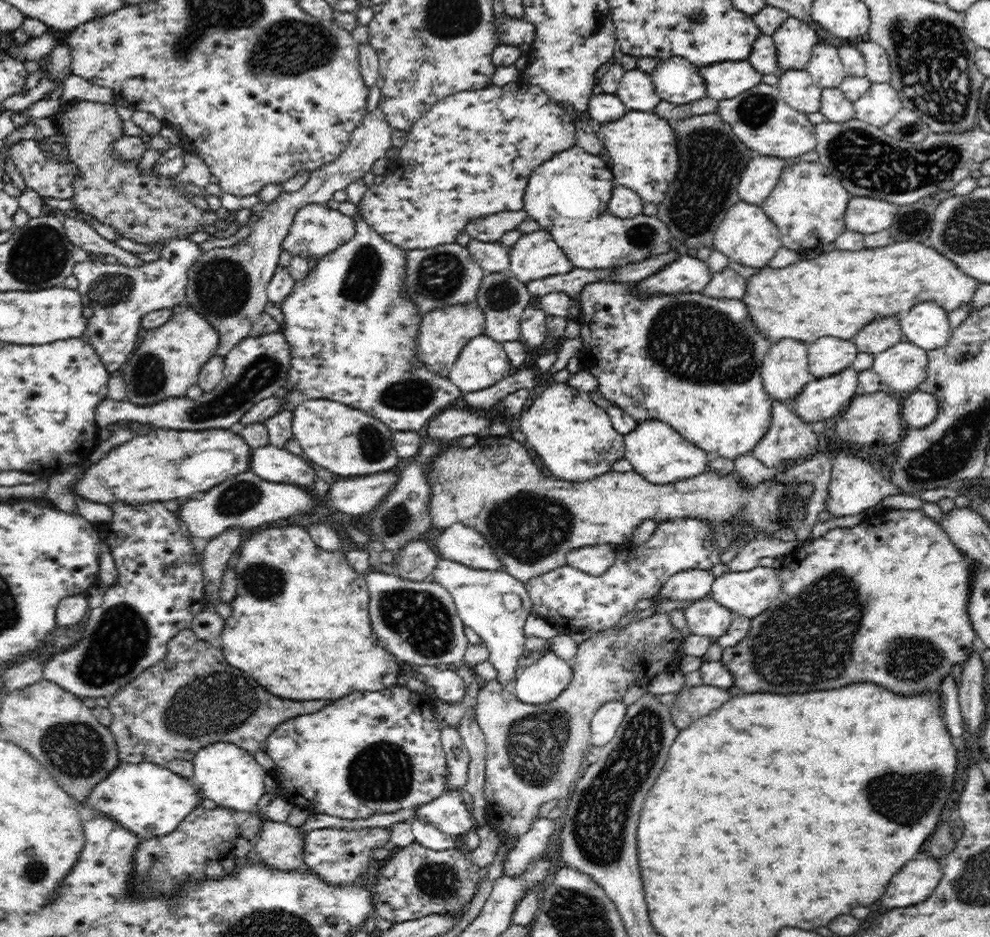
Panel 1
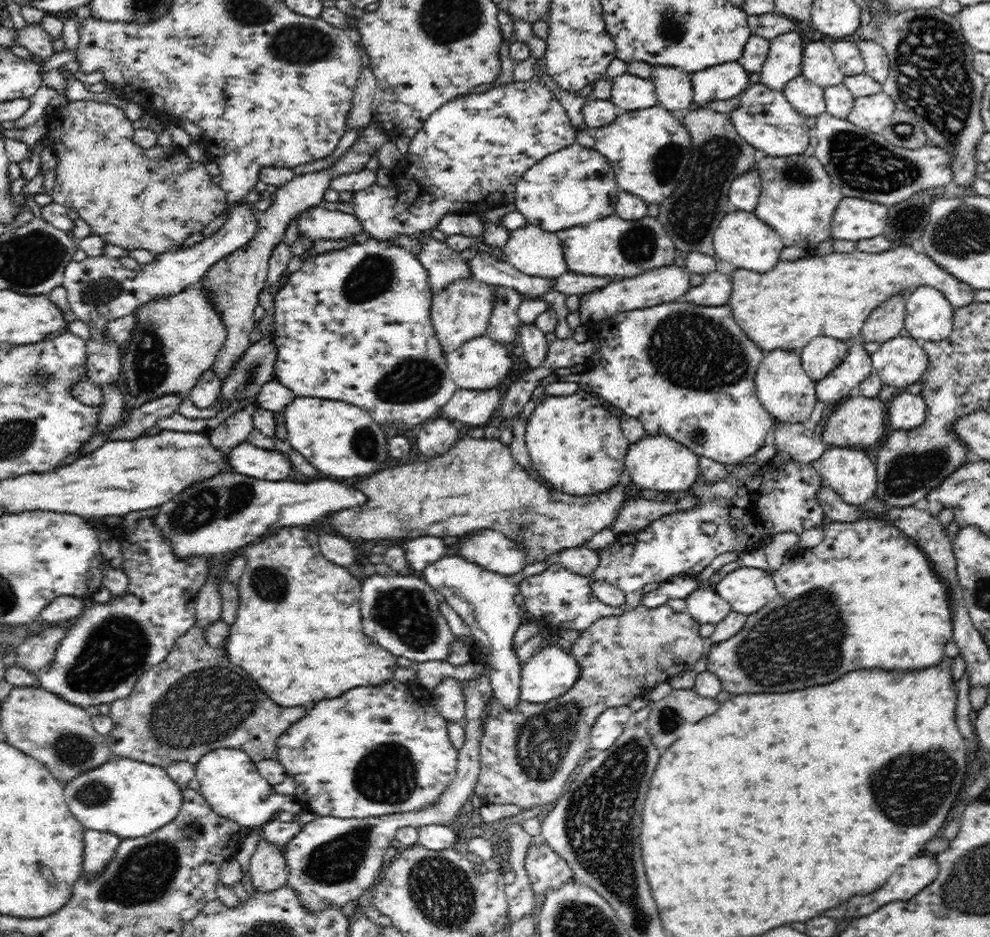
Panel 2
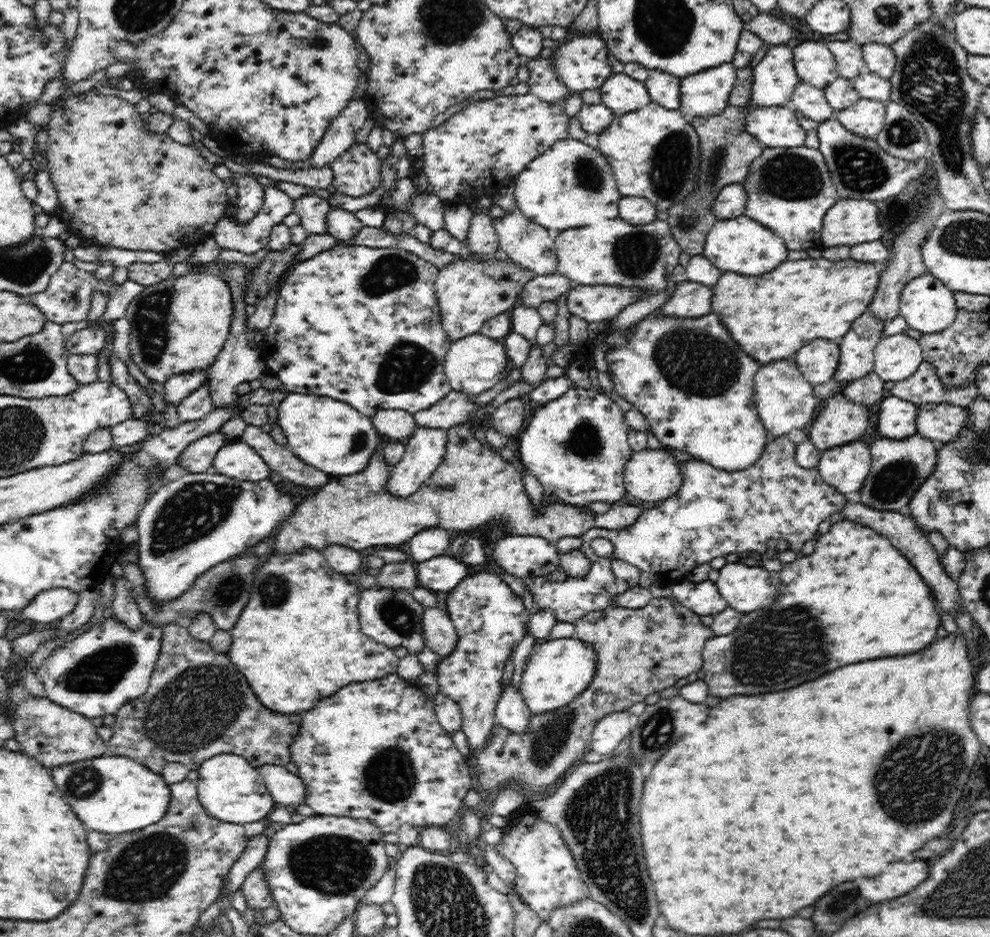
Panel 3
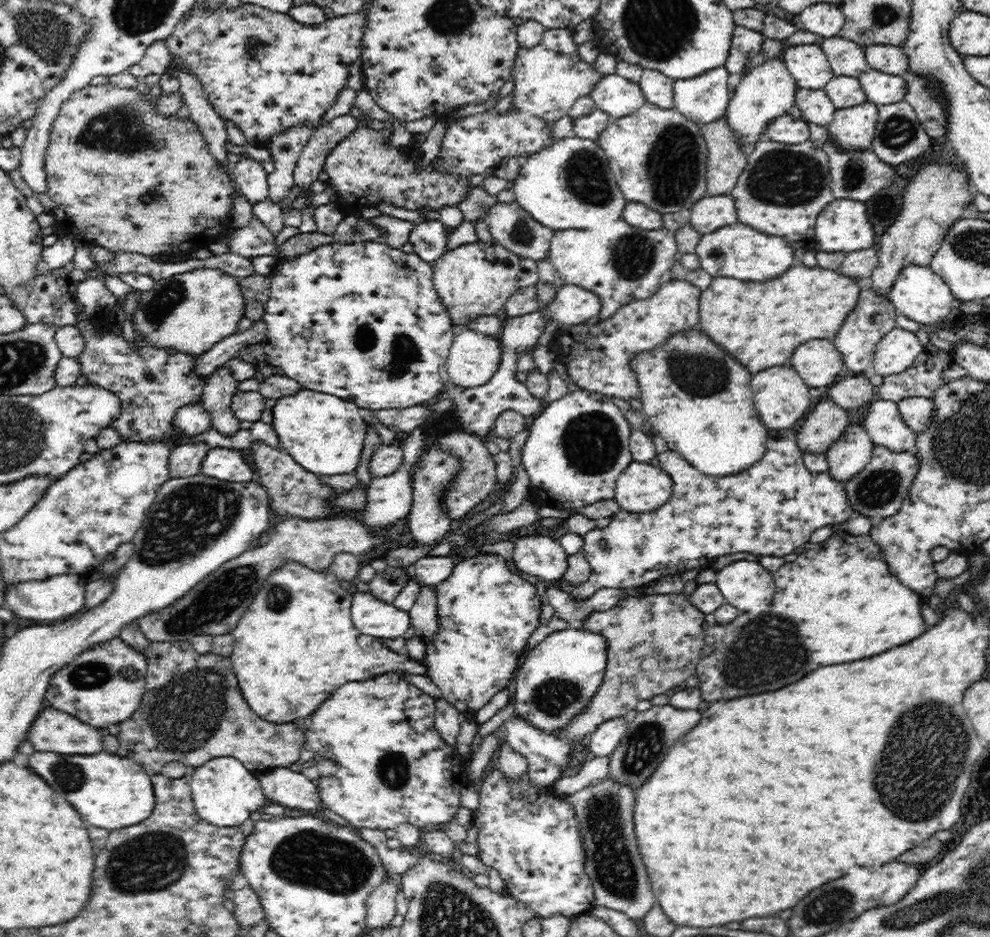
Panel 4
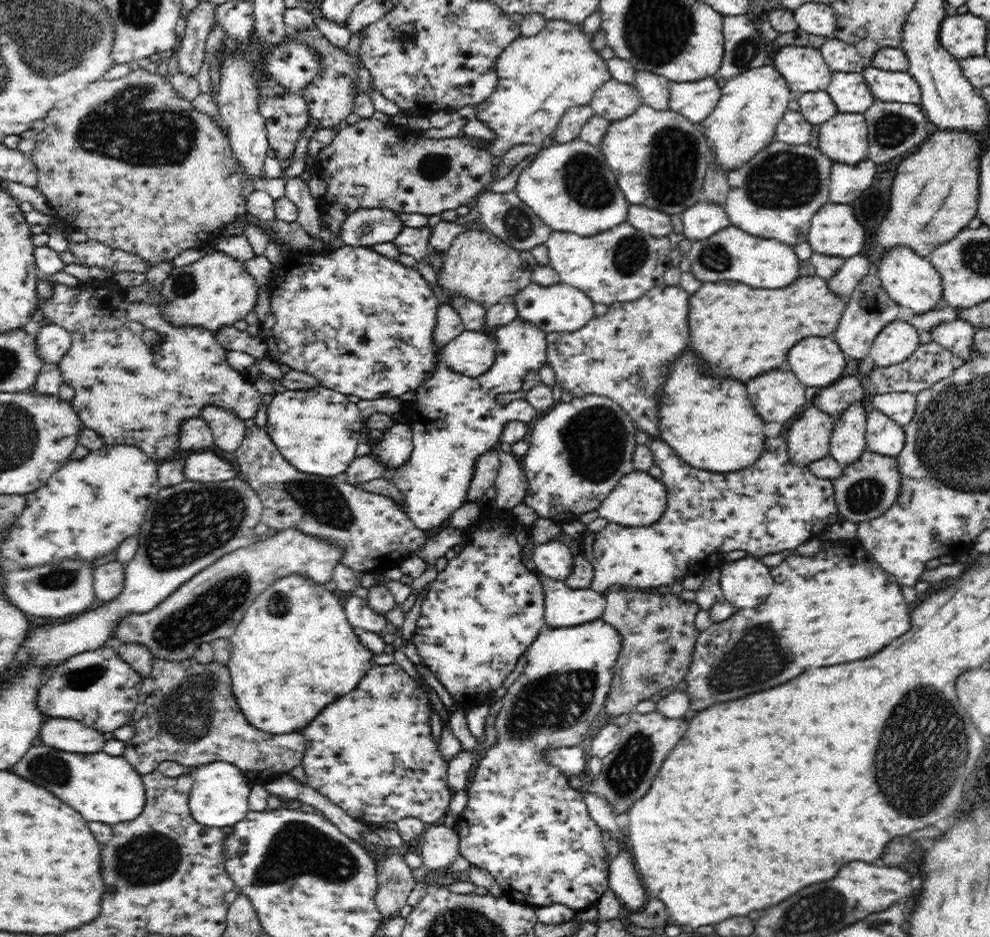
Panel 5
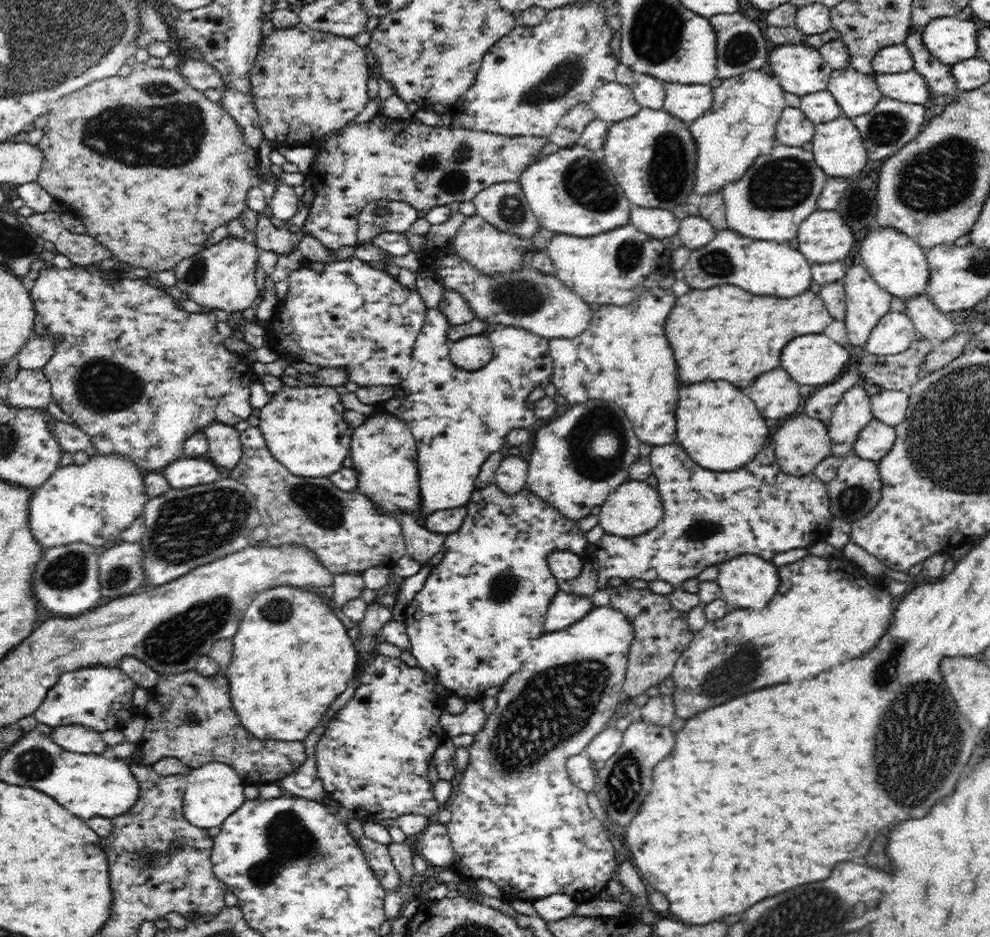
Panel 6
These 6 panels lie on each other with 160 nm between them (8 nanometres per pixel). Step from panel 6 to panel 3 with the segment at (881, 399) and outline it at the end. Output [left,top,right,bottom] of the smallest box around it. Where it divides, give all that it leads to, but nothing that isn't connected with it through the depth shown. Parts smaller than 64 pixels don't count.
[917,403,971,443]

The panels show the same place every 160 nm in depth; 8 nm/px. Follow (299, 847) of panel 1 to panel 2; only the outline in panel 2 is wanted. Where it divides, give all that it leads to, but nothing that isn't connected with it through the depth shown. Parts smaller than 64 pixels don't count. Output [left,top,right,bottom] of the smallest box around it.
[249,837,290,893]

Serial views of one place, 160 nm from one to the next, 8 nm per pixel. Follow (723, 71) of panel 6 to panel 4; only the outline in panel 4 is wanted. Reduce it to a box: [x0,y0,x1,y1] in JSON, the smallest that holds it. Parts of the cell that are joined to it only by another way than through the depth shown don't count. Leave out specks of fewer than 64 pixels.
[725,26,763,74]

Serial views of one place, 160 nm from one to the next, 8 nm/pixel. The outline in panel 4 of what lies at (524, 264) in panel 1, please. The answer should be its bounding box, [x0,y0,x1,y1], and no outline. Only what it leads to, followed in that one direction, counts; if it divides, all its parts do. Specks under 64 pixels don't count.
[484,203,555,262]

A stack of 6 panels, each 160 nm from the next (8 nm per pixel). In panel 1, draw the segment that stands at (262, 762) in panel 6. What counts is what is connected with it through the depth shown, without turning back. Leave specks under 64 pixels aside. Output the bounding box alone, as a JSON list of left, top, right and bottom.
[107,629,324,768]

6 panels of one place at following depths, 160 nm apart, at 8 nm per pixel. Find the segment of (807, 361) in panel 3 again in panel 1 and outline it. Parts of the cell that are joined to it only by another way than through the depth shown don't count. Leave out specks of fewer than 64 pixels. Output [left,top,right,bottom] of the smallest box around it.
[809,336,858,379]

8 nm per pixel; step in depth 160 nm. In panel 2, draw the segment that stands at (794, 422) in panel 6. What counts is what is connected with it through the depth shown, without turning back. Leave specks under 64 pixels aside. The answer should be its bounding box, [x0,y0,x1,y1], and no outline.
[823,393,886,450]

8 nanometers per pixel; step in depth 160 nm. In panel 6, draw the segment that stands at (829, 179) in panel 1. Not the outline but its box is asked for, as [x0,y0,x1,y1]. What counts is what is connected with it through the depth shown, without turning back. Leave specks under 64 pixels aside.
[721,143,830,244]

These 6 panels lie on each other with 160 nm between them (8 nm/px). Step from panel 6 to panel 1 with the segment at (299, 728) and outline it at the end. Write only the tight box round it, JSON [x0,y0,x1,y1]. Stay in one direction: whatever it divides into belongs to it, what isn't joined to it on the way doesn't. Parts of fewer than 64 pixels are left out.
[221,524,401,700]

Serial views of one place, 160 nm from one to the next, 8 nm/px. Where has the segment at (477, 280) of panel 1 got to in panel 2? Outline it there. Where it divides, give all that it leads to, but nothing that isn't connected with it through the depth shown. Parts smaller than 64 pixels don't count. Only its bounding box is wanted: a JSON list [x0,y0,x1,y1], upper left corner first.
[415,239,474,298]

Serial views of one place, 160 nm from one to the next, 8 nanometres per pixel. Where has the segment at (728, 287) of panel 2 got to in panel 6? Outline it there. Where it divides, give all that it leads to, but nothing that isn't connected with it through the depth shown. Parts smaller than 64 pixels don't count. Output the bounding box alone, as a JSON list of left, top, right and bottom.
[549,287,678,444]

